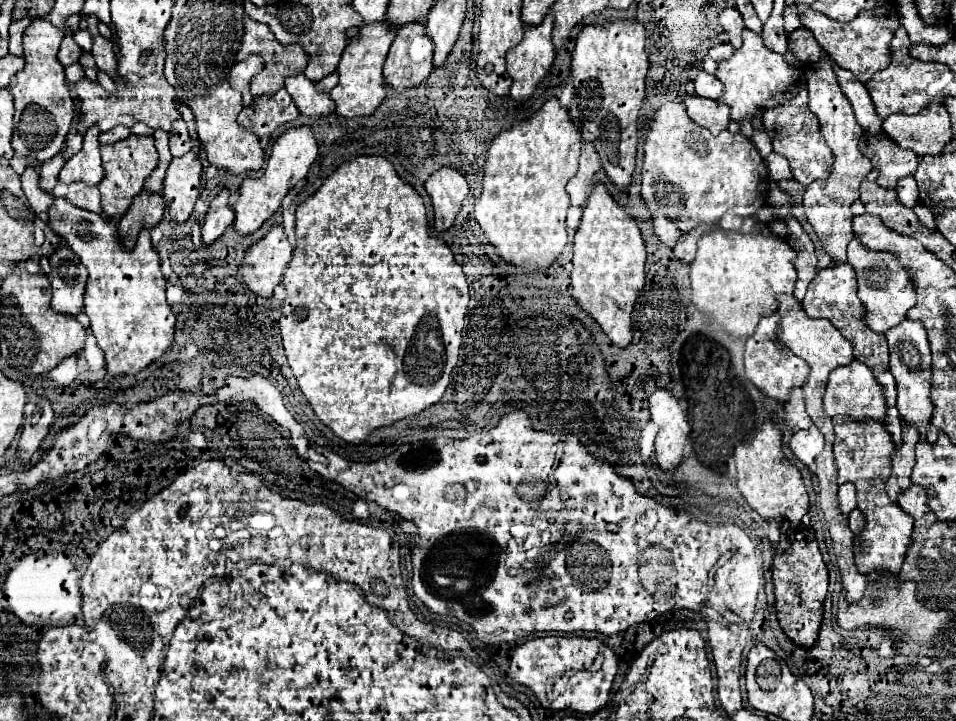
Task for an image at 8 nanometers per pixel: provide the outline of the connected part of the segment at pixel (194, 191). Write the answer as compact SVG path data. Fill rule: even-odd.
M196 153L174 157L166 177L162 197L166 203L164 219L170 223L184 223L194 211L194 203L200 195L200 173L202 163Z

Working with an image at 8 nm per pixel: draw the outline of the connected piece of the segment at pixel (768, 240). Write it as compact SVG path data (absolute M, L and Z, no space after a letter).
M766 225L754 227L750 233L730 233L724 229L704 235L698 241L694 263L690 265L692 305L718 323L732 337L748 337L762 317L776 311L776 295L792 293L796 269L792 265L794 251L784 239L772 239Z

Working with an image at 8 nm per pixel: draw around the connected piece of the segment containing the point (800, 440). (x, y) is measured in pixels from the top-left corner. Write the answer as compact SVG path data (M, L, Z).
M812 425L806 431L796 431L788 445L790 445L792 455L808 467L814 463L816 455L824 449L824 437L822 437L820 429L816 429L816 425Z

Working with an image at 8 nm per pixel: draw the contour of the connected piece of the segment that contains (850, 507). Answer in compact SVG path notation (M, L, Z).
M844 483L844 485L840 485L840 491L838 491L838 501L840 501L840 511L842 513L850 513L850 511L854 511L854 507L856 507L856 493L854 493L856 489L854 489L854 485L852 483Z

